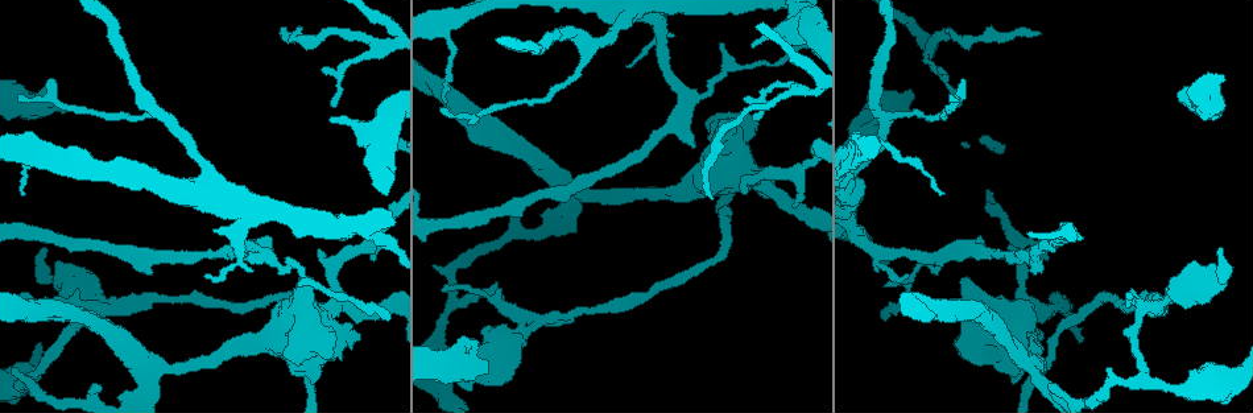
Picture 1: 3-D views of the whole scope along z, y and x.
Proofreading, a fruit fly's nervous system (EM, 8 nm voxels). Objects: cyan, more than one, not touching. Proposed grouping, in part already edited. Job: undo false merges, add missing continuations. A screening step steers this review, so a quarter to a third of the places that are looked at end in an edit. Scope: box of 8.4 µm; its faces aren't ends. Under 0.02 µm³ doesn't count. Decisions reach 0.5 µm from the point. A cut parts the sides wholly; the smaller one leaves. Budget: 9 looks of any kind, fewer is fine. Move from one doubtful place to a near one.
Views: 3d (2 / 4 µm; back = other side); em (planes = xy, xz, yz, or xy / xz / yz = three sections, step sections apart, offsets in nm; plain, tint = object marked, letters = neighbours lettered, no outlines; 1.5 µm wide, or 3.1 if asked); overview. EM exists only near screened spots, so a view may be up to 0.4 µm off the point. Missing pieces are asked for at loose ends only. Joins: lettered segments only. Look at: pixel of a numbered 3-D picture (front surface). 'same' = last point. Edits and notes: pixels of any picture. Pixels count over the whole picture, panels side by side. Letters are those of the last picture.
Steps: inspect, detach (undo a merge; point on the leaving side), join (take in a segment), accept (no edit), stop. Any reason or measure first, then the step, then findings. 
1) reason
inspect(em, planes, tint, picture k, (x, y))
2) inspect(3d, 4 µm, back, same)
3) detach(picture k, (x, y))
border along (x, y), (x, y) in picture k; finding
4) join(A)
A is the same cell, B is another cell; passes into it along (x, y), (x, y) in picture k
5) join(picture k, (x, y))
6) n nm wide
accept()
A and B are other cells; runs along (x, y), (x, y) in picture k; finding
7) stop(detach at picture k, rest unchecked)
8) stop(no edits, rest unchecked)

tapers out
inspect(em, planes, letters, picture 1, (474, 124))

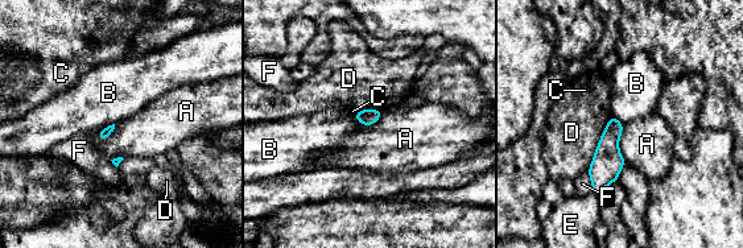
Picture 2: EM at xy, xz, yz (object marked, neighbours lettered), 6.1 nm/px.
accept()
A, B, C, D, E and F are other cells; border along (622, 124), (619, 152), (626, 162) in picture 2; none of them fits

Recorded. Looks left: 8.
thin end
inspect(em, yz, step 8, tint, picture 1, (23, 193))

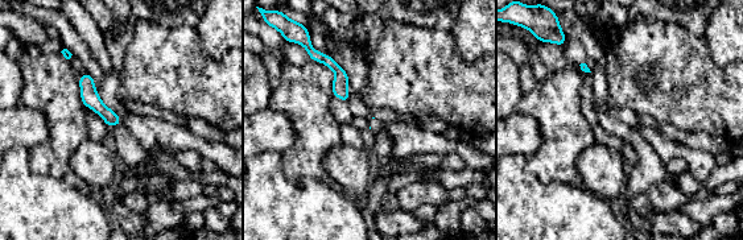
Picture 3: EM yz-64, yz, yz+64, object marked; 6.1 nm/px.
cut it another way
inspect(em, planes, tint, same)

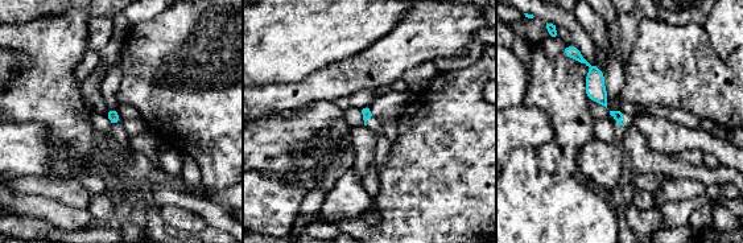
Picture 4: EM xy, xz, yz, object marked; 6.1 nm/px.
see the neighbours
inspect(em, planes, letters, same)

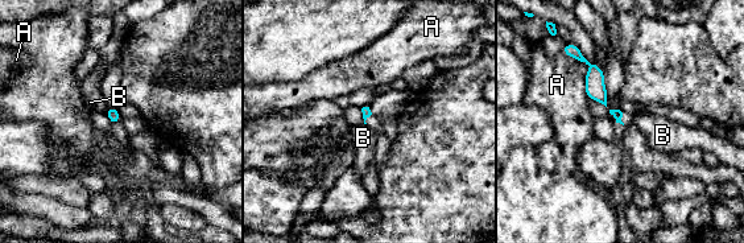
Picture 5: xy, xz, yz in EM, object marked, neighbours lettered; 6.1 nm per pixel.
accept()
A and B are other cells; border along (110, 107), (104, 112) in picture 5; no lettered segment goes on from it

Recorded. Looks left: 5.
inspect(3d, 4 µm, picture 1, (26, 145))

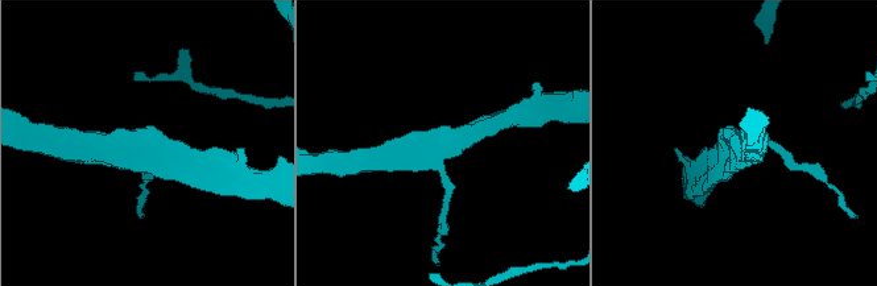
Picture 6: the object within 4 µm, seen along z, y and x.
now the EM
inspect(em, planes, letters, picture 6, (438, 151))

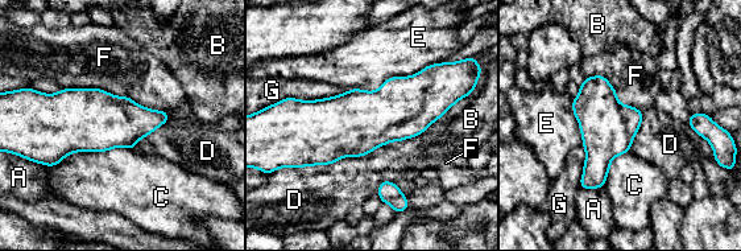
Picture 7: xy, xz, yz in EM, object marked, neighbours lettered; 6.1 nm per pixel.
accept()
A, B, C, D, E, F and G are other cells; border along (444, 115), (368, 153), (292, 168) in picture 7; one cell here

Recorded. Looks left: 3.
free end
inspect(em, planes, letters, picture 1, (441, 291))

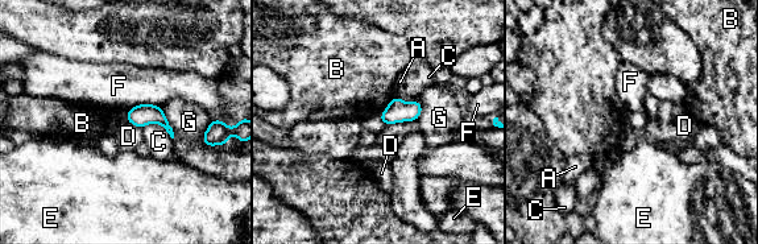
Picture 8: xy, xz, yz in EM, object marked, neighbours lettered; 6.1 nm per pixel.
F touches over 220 nm
accept()
A, B, C, D, E, F and G are other cells; border along (378, 118), (384, 123) in picture 8; none of them fits

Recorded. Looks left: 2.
stop(no edits, rest unchecked)

